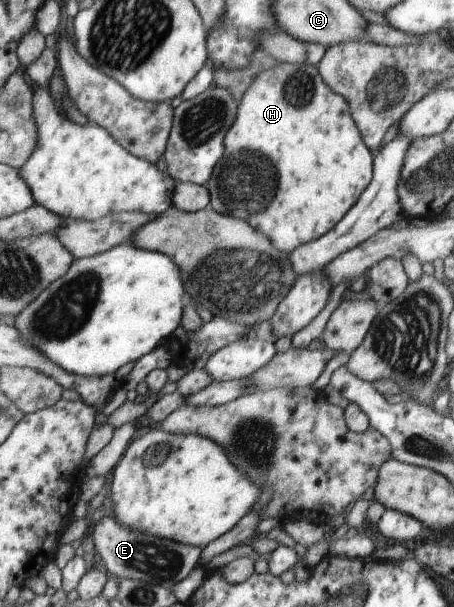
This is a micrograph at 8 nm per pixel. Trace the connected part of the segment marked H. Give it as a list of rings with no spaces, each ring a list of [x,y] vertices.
[[[307,62],[274,64],[272,68],[266,68],[264,72],[260,72],[252,80],[250,88],[244,92],[242,100],[238,103],[234,124],[228,128],[228,132],[224,136],[224,156],[216,164],[212,176],[210,176],[210,180],[206,184],[211,198],[210,206],[216,212],[220,212],[220,214],[246,220],[248,224],[252,224],[252,228],[256,228],[258,232],[264,232],[264,236],[268,236],[268,240],[272,242],[272,246],[276,250],[291,253],[299,246],[324,236],[356,204],[362,192],[370,184],[373,175],[374,155],[366,144],[364,144],[362,135],[358,128],[356,128],[354,120],[352,120],[348,101],[341,94],[334,92],[322,80],[317,65],[311,65]]]

